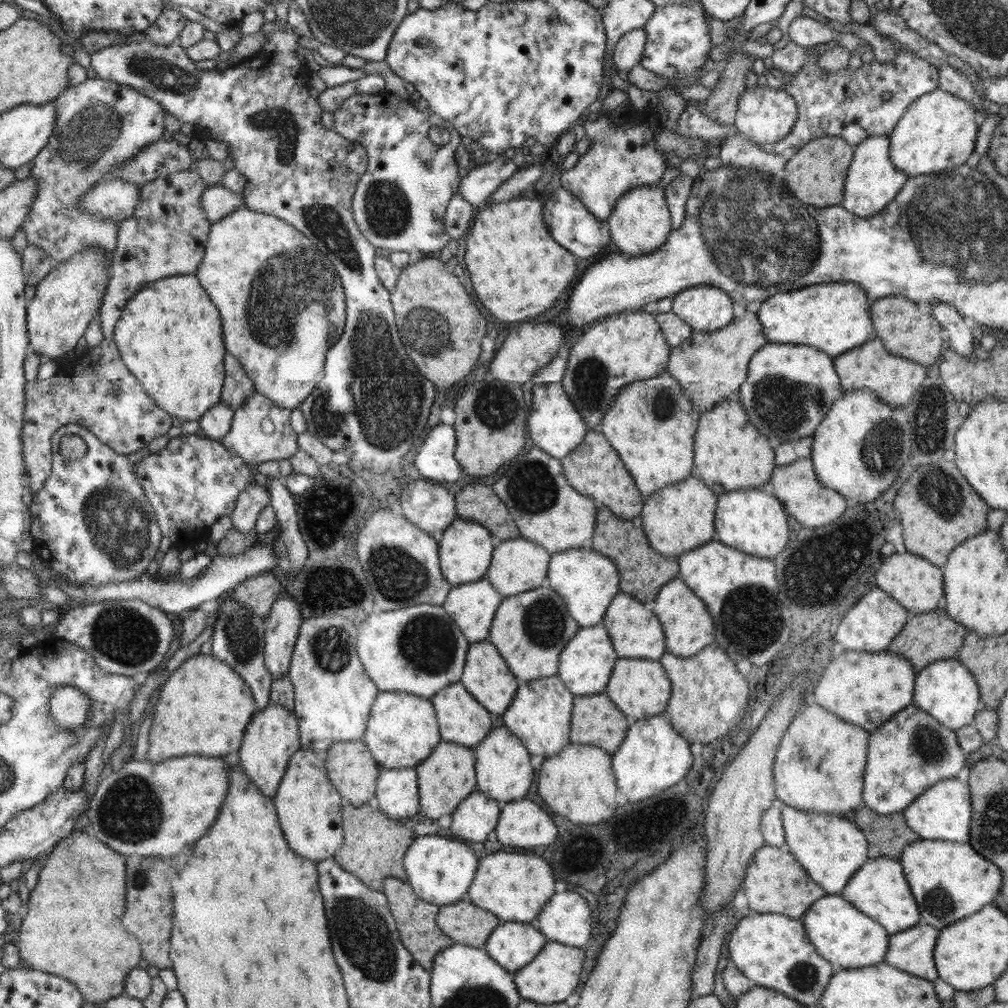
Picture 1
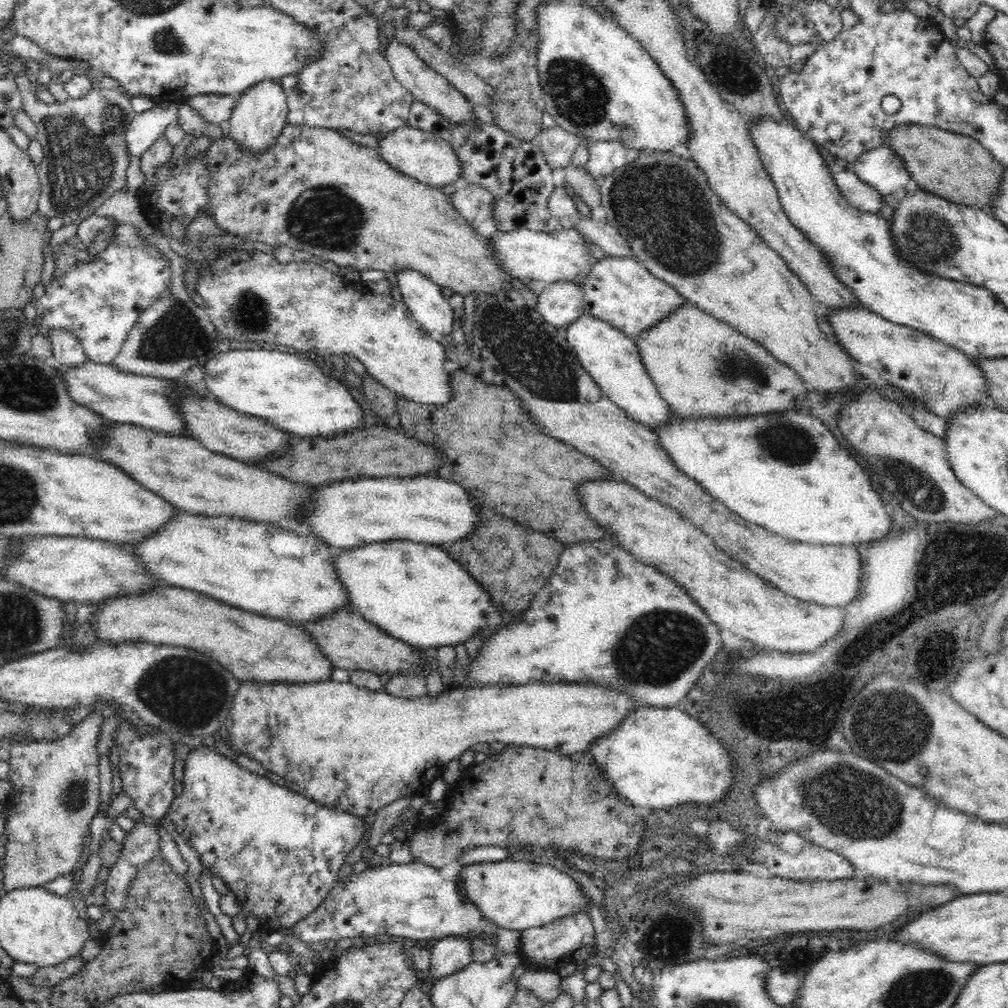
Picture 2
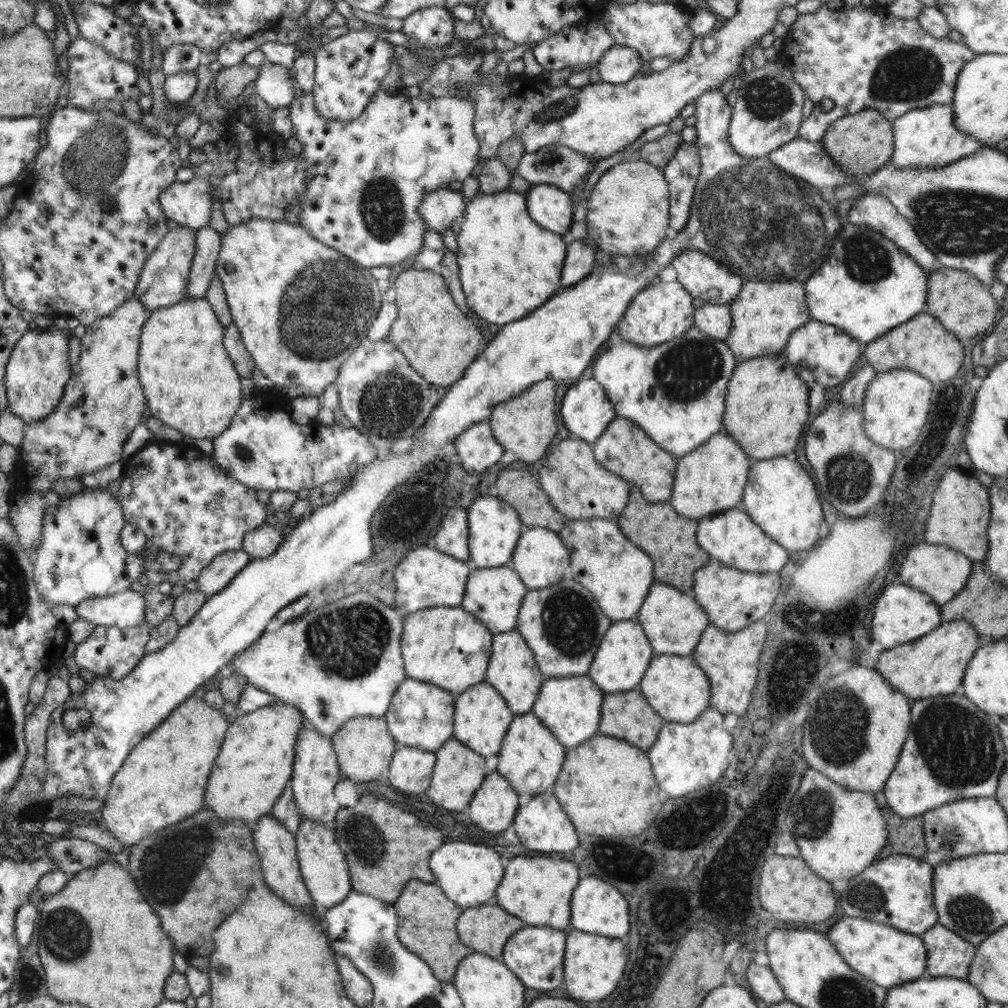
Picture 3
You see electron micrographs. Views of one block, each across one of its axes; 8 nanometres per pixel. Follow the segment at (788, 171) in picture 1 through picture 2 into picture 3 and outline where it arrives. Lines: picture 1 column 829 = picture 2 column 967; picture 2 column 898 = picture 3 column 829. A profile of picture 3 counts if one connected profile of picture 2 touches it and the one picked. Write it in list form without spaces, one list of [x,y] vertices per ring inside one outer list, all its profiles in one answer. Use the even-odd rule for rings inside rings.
[[[862,110],[835,120],[820,141],[831,159],[849,176],[872,174],[888,164],[893,155],[893,126],[877,110]]]

